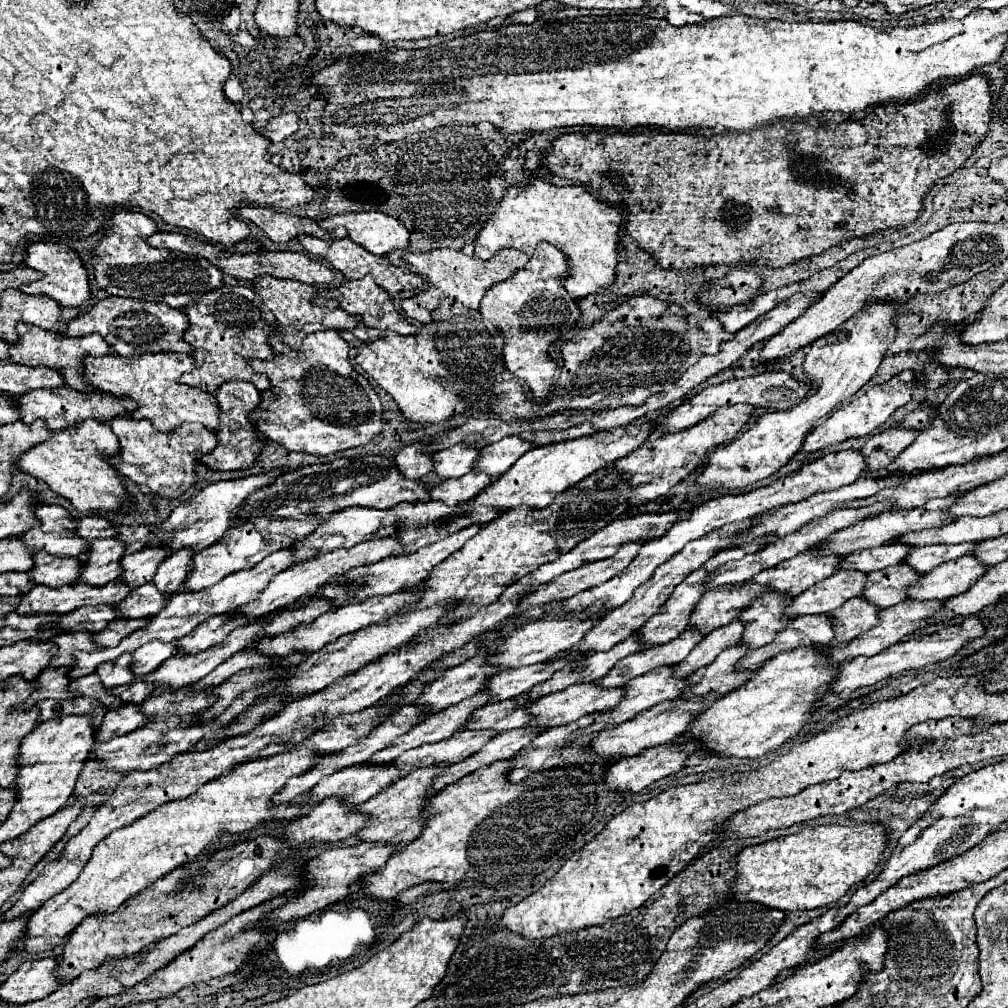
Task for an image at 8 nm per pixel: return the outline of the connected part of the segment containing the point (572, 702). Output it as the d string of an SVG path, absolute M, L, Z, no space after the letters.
M573 684L561 692L553 692L553 694L547 694L547 696L541 696L539 700L535 700L531 706L529 706L529 712L531 712L531 722L529 726L533 724L541 724L541 728L553 728L553 726L565 726L569 722L575 722L579 720L581 716L587 716L587 714L593 714L593 712L605 712L605 710L611 710L619 704L619 700L623 698L623 688L599 688L597 684Z

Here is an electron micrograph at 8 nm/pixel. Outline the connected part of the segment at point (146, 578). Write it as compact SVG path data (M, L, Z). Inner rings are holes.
M165 544L157 546L157 548L145 548L133 554L123 556L121 566L125 570L123 574L123 582L133 590L139 588L141 584L147 584L153 580L153 572L157 572L157 564L161 564L161 560L165 560L165 556L171 556L171 550L165 548Z

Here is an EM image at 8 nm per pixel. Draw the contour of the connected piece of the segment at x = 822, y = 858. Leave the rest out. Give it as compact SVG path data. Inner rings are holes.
M881 824L803 828L797 834L743 848L737 856L737 882L729 894L737 902L759 902L783 912L815 910L839 900L853 884L863 882L875 870L885 846Z

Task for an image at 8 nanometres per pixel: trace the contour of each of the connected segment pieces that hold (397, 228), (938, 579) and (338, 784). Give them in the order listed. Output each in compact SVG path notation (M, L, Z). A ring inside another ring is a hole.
M345 212L319 222L321 228L345 226L349 238L375 256L409 246L407 228L383 212Z
M961 556L923 574L921 580L909 588L909 600L947 600L969 590L985 572L987 568L975 556Z
M393 764L349 766L321 778L309 792L309 800L321 802L329 796L341 796L345 804L361 804L395 780L399 780L399 768L395 768Z

